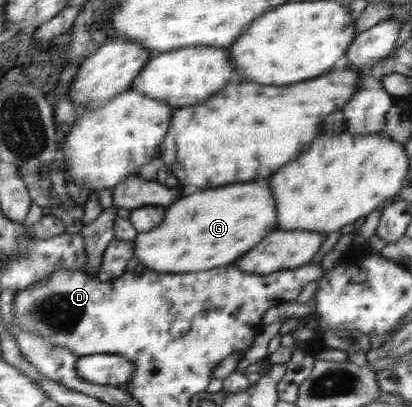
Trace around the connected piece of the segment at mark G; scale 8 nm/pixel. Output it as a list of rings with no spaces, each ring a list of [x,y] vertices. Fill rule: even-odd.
[[[261,177],[259,180],[233,183],[207,190],[190,190],[166,208],[166,215],[158,227],[137,233],[134,240],[134,256],[145,269],[156,272],[199,272],[227,266],[248,253],[268,233],[278,230],[276,211],[268,178]]]

